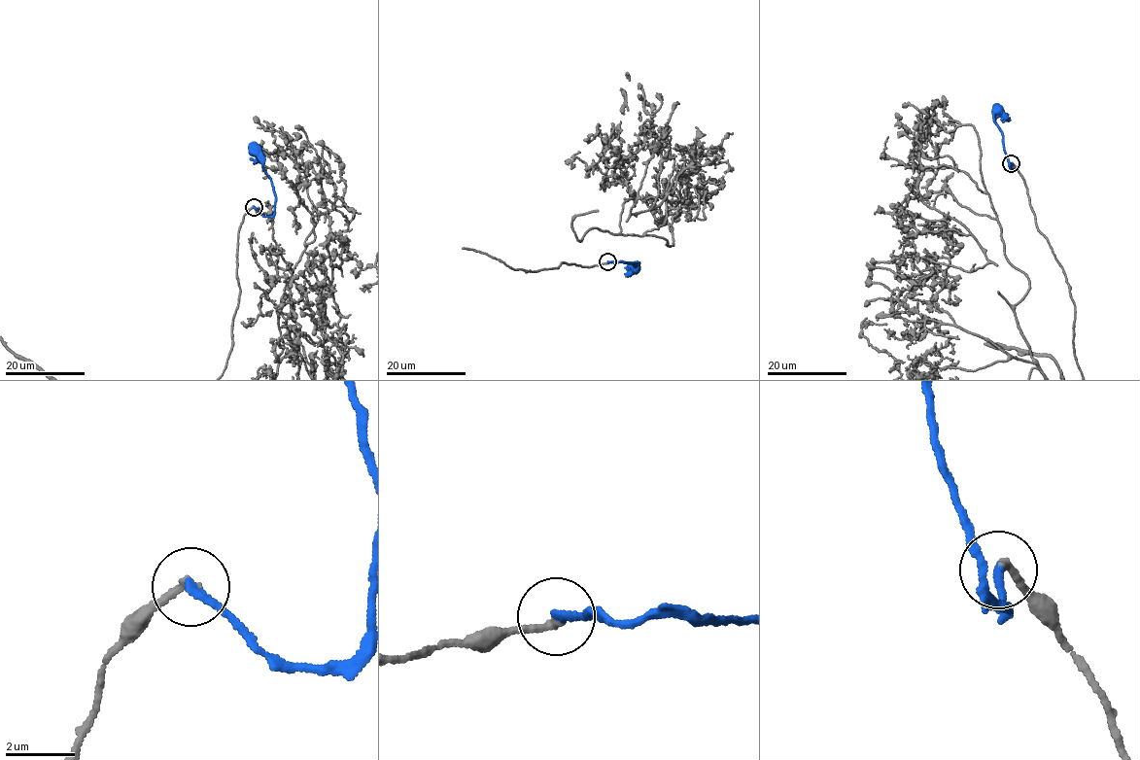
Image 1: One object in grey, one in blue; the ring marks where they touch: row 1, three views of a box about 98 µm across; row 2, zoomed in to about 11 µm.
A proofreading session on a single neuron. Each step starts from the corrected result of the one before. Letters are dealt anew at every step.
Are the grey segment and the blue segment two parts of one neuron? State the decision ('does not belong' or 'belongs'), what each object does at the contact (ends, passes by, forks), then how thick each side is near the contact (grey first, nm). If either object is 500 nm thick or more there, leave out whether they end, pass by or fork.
does not belong; grey ends; blue ends; calibres 240 and 240 nm

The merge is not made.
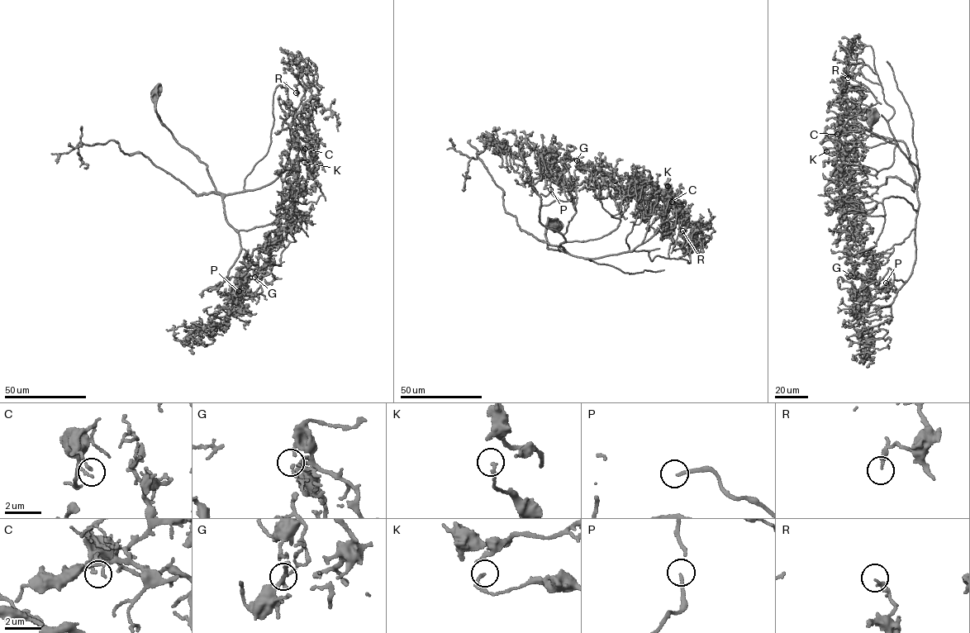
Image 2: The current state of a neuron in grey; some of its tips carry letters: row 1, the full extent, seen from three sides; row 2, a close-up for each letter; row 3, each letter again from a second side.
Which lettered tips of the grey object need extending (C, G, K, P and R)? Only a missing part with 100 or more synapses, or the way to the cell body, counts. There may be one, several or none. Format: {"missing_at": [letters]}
{"missing_at": ["P"]}

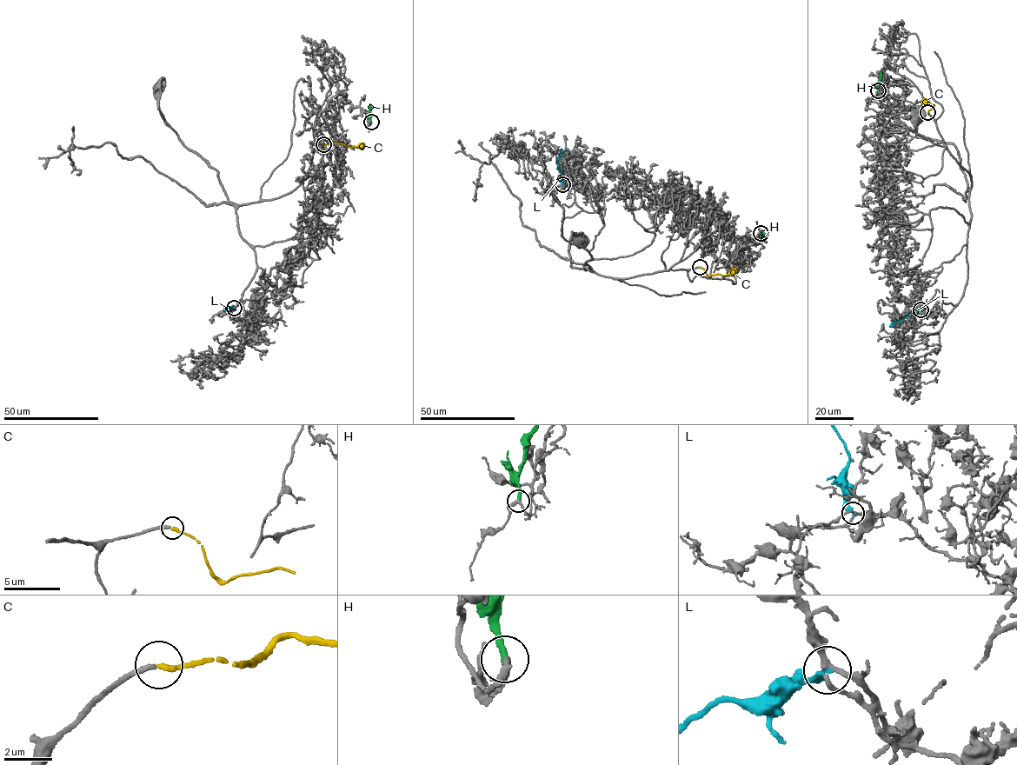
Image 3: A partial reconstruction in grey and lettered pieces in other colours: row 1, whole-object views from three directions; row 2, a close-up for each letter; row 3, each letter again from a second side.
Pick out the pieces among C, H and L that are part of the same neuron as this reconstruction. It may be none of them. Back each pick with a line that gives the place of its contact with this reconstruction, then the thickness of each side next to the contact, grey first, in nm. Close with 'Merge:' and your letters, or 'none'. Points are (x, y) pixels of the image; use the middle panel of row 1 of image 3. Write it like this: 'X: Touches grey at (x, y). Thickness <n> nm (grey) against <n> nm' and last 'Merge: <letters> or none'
Merge: none

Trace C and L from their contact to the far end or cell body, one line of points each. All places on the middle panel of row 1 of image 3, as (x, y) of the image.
C: (700, 267), (709, 276), (727, 275), (736, 270)
L: (562, 184), (557, 162), (561, 149)

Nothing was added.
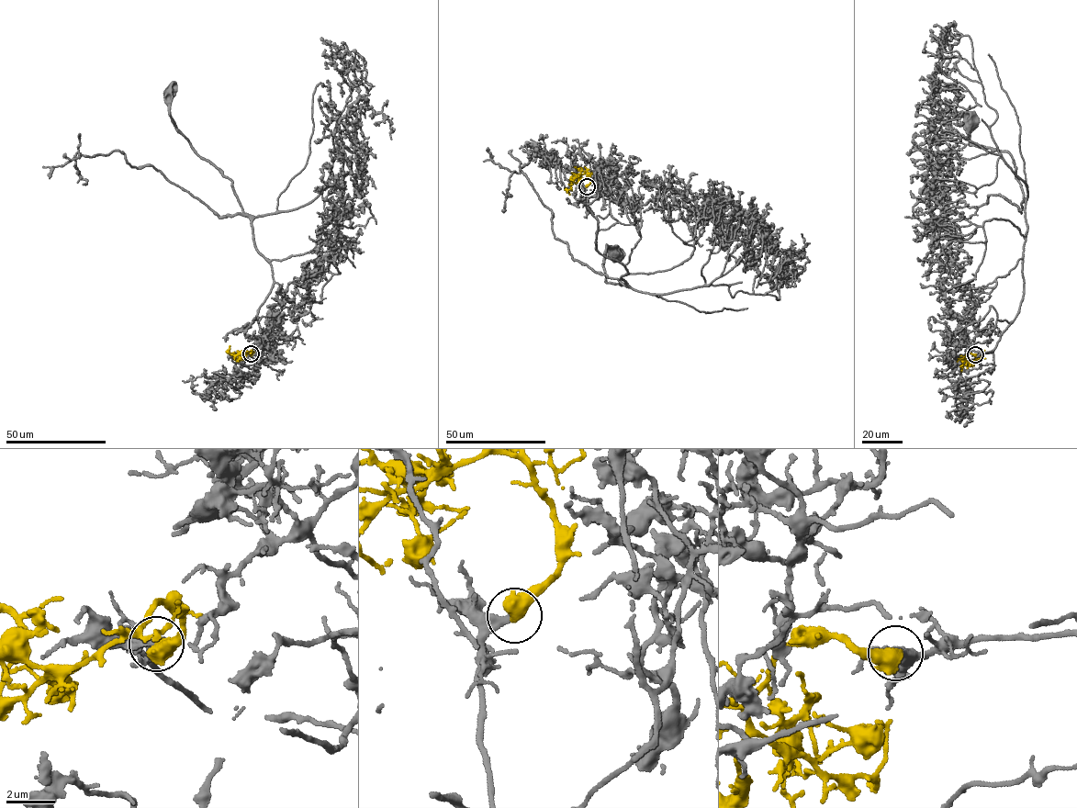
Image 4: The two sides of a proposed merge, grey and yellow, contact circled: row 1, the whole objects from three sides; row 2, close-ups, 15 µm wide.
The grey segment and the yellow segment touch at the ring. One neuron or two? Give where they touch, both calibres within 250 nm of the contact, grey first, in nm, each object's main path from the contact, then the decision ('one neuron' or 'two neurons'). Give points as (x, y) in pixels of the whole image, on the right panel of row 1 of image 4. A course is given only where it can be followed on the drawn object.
place (975, 354); calibres 300 and 650 nm; course grey (975, 354), (992, 353), (1018, 313), (1027, 227), (1026, 201), (1012, 156), (975, 146), (970, 140), (969, 122); course yellow (975, 354), (967, 353), (963, 359), (974, 365), (974, 362), (982, 358), (984, 350); one neuron

